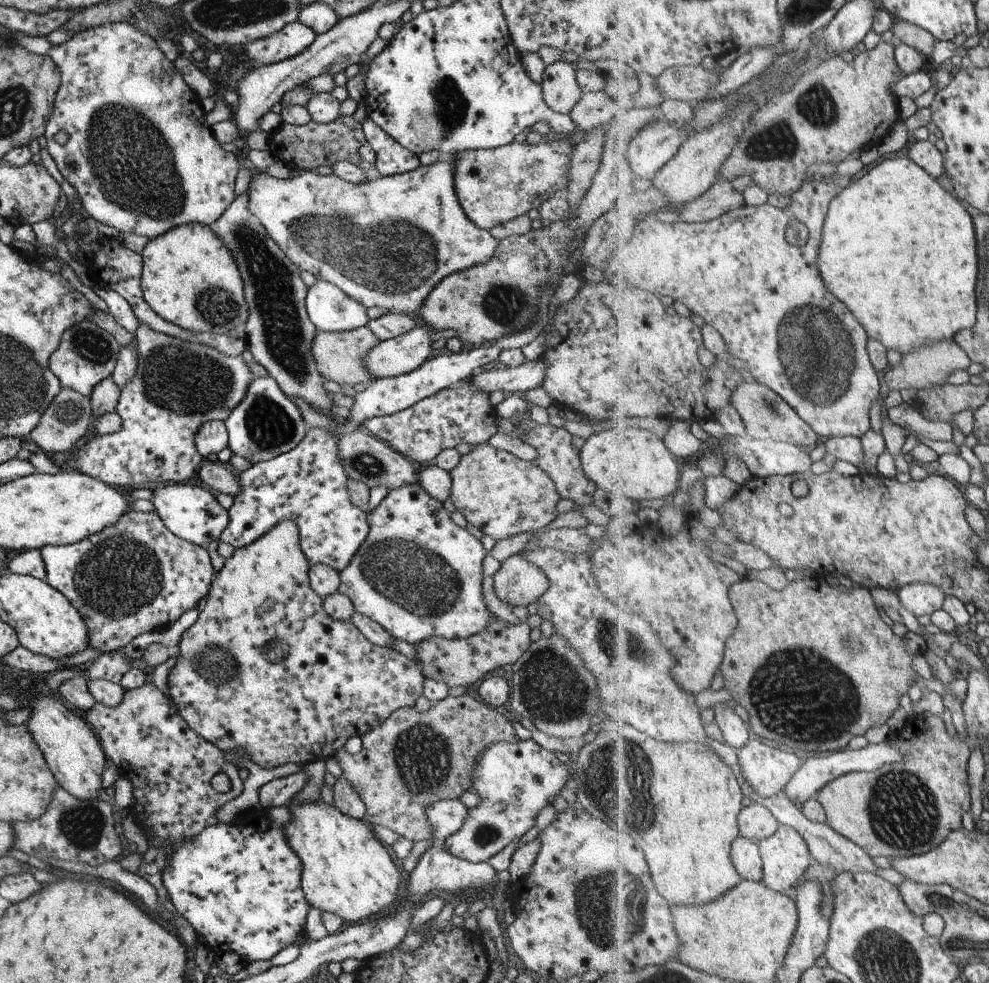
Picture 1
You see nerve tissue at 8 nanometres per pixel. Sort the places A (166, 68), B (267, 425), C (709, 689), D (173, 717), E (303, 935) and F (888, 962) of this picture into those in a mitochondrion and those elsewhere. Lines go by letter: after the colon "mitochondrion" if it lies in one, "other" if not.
A: other
B: mitochondrion
C: other
D: other
E: other
F: mitochondrion

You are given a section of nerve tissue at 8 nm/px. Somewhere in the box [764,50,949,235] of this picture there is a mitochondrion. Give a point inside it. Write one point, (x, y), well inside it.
(816, 104)

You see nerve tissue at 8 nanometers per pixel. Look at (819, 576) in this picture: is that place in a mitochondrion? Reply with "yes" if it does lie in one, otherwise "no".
no

